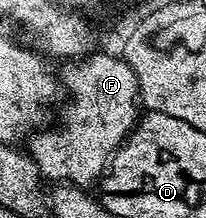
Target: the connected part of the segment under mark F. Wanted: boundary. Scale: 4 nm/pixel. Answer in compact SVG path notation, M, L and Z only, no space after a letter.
M94 51L66 65L69 66L59 73L60 84L70 93L65 125L34 132L28 138L27 152L46 182L93 187L106 172L113 152L124 143L139 120L137 80L135 71L131 71L121 55L112 57L109 53Z

